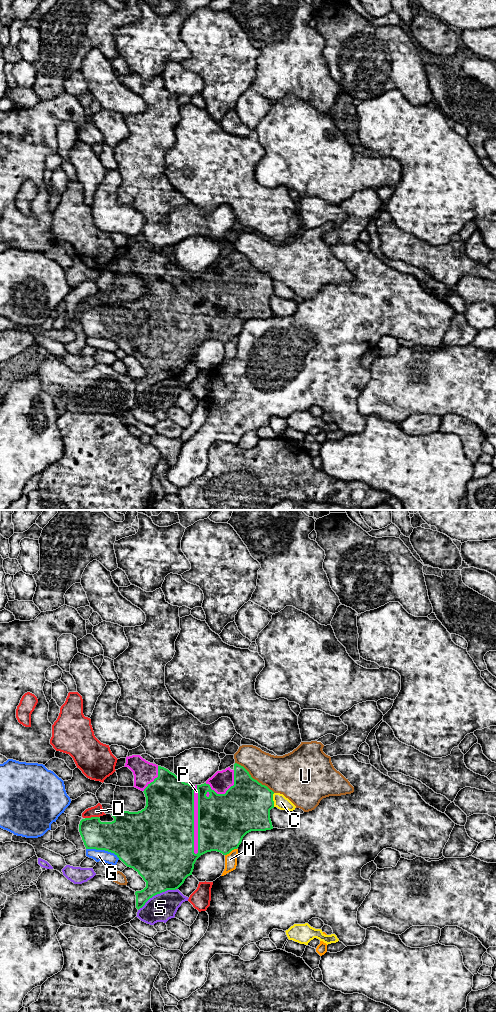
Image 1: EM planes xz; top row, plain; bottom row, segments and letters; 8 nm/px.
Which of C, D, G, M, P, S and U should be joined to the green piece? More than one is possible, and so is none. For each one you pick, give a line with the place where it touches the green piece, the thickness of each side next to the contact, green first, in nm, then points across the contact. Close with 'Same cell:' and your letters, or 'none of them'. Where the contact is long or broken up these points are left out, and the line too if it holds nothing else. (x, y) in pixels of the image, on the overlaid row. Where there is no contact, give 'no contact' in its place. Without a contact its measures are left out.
P: xz (198, 820) | 440/30 nm
Same cell: P

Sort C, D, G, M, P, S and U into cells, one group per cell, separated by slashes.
C / D / G / M / P / S / U

